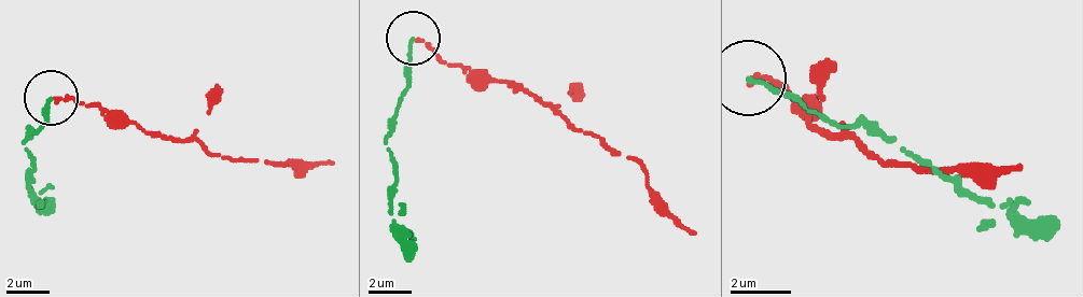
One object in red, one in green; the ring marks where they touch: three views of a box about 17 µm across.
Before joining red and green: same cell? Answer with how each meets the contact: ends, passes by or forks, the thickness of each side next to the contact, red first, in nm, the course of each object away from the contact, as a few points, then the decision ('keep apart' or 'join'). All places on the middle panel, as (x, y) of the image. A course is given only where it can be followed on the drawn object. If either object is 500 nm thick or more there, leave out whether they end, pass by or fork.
red ends there; green ends there; 200 nm thick on the red side, 180 nm on the other; red runs (414, 39), (435, 50), (469, 78), (528, 88), (560, 115), (599, 137), (697, 235); green runs (414, 39), (408, 83), (387, 142), (398, 169), (392, 218), (408, 235), (408, 262); keep apart

